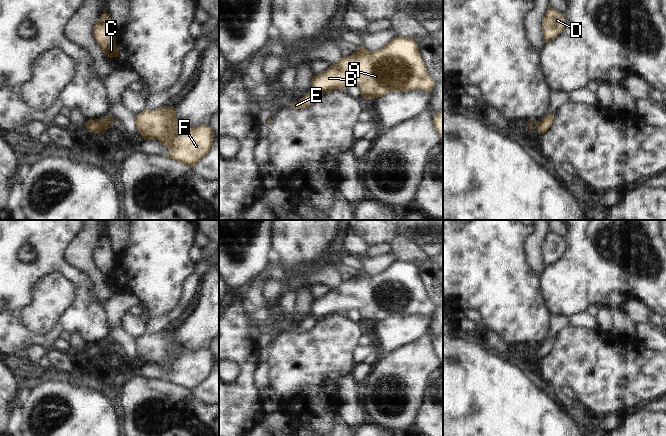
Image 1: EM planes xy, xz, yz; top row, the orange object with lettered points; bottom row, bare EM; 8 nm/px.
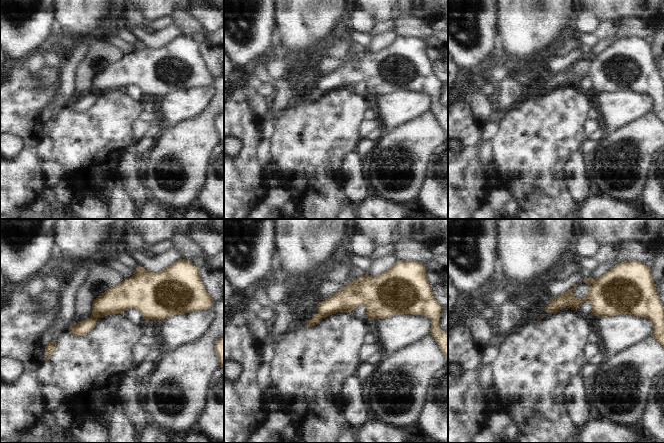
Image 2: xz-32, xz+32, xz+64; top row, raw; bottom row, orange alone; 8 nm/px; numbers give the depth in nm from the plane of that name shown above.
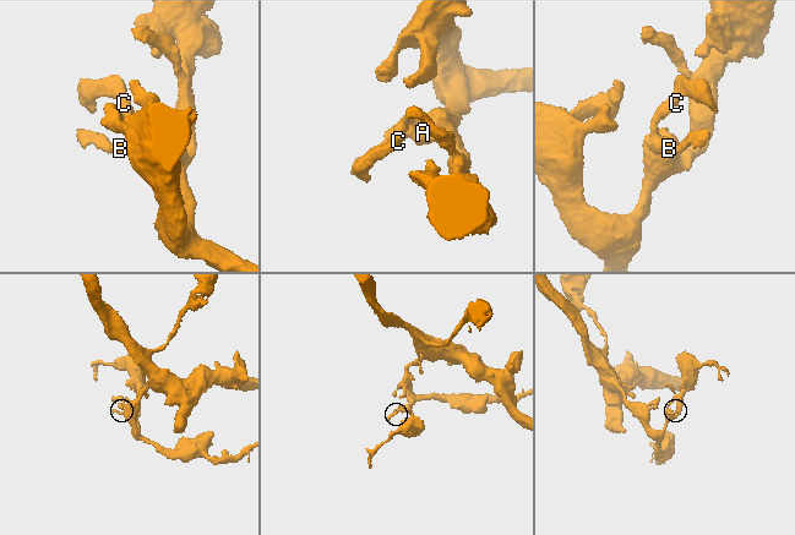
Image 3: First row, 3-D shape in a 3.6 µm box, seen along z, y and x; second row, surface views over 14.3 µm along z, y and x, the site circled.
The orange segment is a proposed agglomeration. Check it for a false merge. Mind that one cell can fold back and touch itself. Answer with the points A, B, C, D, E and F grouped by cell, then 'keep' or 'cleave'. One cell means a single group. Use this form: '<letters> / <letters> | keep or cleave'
A B C D E F | keep

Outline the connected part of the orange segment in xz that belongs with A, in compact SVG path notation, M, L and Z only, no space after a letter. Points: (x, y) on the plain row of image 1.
M395 261L384 269L381 273L375 275L367 275L363 270L357 271L357 275L348 280L341 281L338 285L332 288L324 296L312 300L312 312L308 317L295 327L289 329L294 333L304 333L309 331L321 317L327 315L333 315L335 313L345 314L350 309L357 309L364 323L373 323L376 321L382 321L392 315L409 315L409 314L424 314L430 315L432 319L432 313L435 305L428 298L426 289L421 281L418 267L416 267L412 261Z

